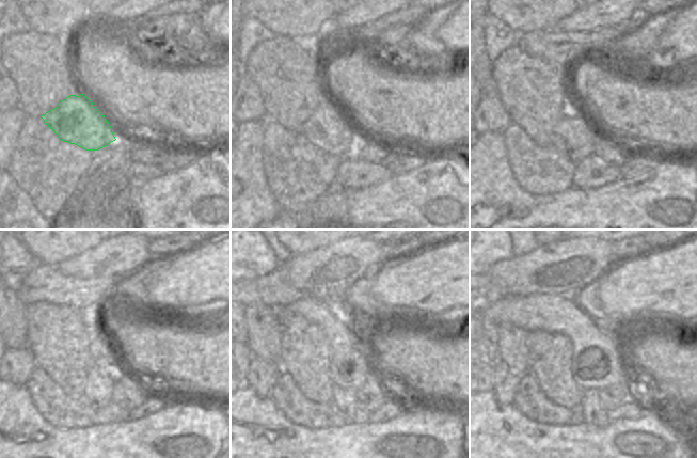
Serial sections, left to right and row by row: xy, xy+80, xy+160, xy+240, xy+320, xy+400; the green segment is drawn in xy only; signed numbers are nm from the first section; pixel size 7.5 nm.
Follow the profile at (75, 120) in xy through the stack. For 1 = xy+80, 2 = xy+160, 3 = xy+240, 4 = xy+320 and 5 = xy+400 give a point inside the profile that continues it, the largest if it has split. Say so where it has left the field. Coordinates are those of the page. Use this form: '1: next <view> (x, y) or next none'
1: next xy+80 (327, 128)
2: next xy+160 (573, 136)
3: next xy+240 (98, 391)
4: next xy+320 (344, 398)
5: next xy+400 (595, 413)

